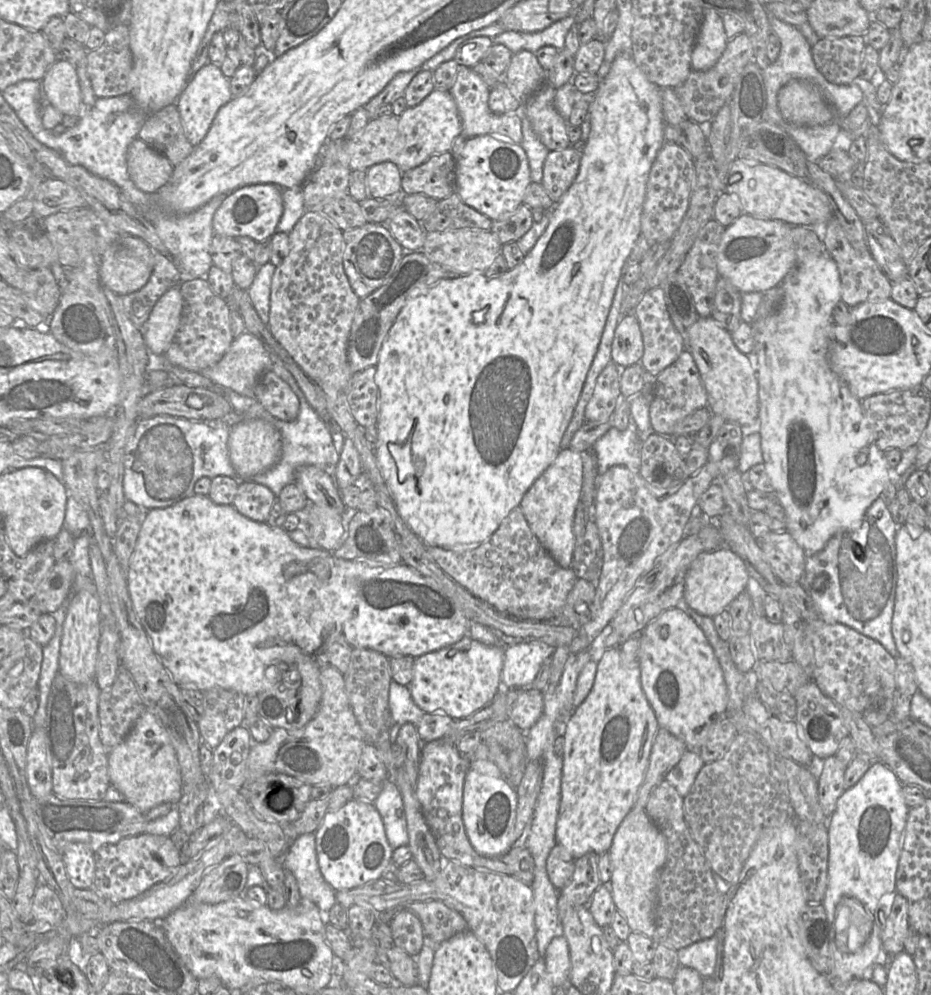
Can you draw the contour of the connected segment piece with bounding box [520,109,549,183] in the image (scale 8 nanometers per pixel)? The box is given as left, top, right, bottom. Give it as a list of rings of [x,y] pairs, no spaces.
[[[525,109],[521,110],[522,118],[522,142],[521,146],[525,150],[530,166],[530,176],[533,183],[539,183],[543,177],[543,166],[549,150],[539,140],[533,131],[526,116]]]

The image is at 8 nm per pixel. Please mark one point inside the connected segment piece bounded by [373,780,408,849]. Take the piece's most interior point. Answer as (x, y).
(389, 804)

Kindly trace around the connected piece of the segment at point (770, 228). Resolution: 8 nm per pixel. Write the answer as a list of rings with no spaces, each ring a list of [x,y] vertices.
[[[743,213],[725,228],[717,252],[719,276],[727,278],[741,294],[765,292],[783,281],[796,265],[793,226],[785,221],[760,219]]]

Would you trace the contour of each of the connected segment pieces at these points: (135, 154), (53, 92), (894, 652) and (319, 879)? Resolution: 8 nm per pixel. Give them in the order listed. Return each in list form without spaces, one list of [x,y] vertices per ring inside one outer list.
[[[139,138],[130,142],[126,163],[131,180],[146,193],[157,193],[169,182],[175,167],[164,154]]]
[[[57,59],[42,78],[41,85],[45,101],[63,115],[81,115],[86,108],[82,100],[76,67],[70,61]]]
[[[877,498],[866,510],[860,528],[836,533],[828,540],[823,549],[807,556],[805,570],[799,581],[802,588],[813,599],[823,621],[829,624],[845,625],[879,642],[895,659],[900,656],[892,635],[892,618],[898,578],[895,548],[895,536],[898,528],[899,525],[893,521],[888,510],[886,498]]]
[[[315,834],[298,835],[283,865],[297,881],[302,898],[313,902],[325,915],[336,903],[336,891],[325,881],[318,864]]]

